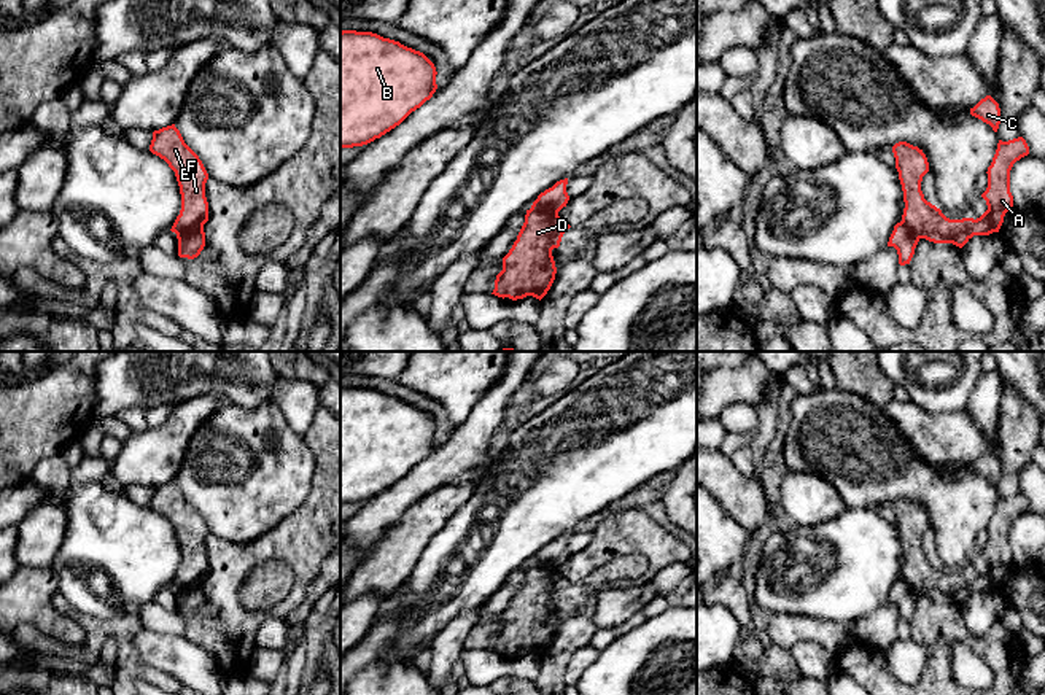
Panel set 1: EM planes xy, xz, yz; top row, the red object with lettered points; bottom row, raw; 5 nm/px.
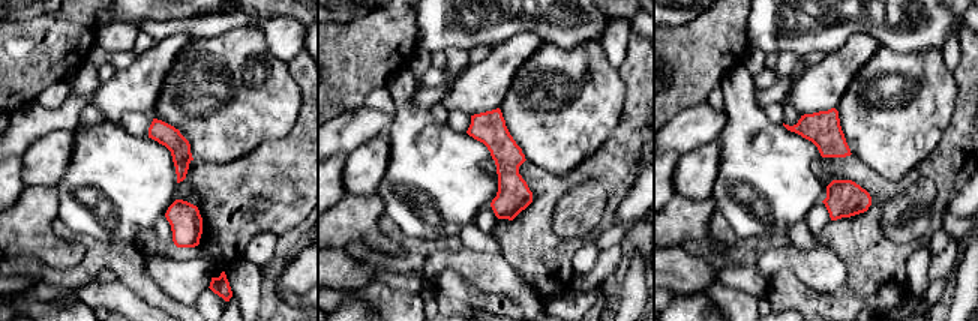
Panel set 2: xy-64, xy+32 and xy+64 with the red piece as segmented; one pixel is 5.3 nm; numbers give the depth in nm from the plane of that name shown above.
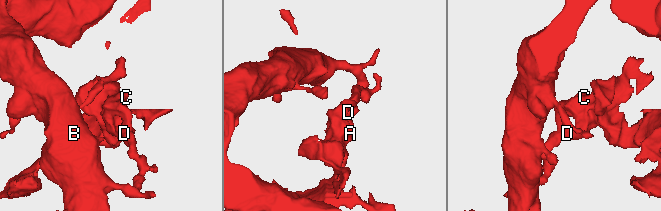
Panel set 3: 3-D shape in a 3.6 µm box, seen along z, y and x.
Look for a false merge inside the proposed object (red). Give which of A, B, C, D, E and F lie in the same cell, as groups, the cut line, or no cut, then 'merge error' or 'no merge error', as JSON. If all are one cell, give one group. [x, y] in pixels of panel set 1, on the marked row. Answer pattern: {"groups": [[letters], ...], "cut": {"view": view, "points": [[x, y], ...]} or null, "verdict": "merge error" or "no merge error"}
{"groups": [["A", "C", "D", "E", "F"], ["B"]], "cut": {"view": "xy", "points": [[202, 225], [177, 234]]}, "verdict": "merge error"}

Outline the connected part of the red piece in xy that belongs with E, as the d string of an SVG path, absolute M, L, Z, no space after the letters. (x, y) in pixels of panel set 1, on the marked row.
M175 124L153 132L150 151L169 164L180 186L181 210L170 231L178 234L204 226L208 221L208 173L199 156L185 143Z

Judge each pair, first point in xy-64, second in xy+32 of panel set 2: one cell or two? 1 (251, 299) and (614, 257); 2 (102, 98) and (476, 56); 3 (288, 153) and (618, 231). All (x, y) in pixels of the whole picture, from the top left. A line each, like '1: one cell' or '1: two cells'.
1: one cell
2: two cells
3: two cells

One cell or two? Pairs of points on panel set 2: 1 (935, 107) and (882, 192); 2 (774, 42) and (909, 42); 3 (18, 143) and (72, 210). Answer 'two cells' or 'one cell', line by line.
1: two cells
2: one cell
3: two cells

